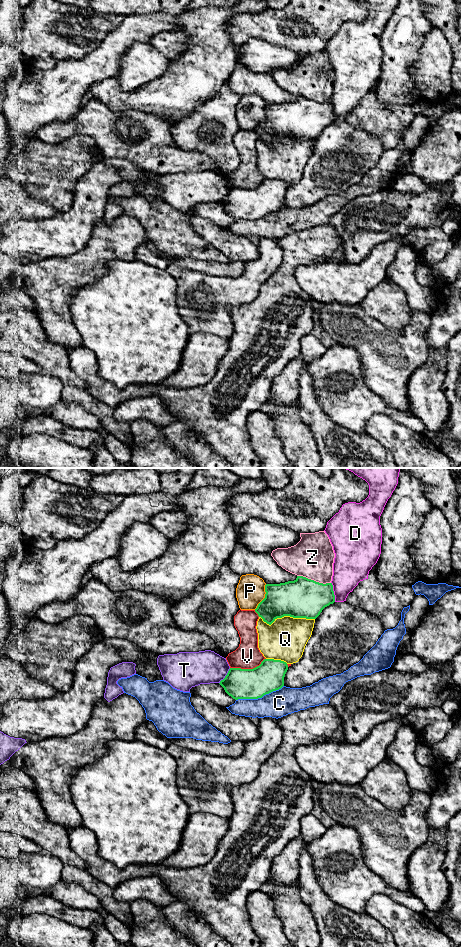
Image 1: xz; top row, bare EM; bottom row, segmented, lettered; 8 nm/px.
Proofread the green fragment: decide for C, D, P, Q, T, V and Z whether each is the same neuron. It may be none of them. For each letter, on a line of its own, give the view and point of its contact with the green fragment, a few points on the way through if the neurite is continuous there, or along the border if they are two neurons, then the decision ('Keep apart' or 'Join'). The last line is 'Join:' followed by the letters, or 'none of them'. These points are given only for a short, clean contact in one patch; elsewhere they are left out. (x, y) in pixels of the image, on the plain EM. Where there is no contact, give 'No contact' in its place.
C: Touches green at xz (259, 217). Keep apart
D: Touches green at xz (333, 112). Keep apart
P: Touches green at xz (265, 117). Keep apart
Q: Touches green at xz (287, 135). Keep apart
T: Touches green at xz (225, 196). Boundary: xz (230, 188), (219, 203). Keep apart
V: Touches green at xz (247, 189). Keep apart
Z: Touches green at xz (313, 100). Keep apart
Join: none of them

